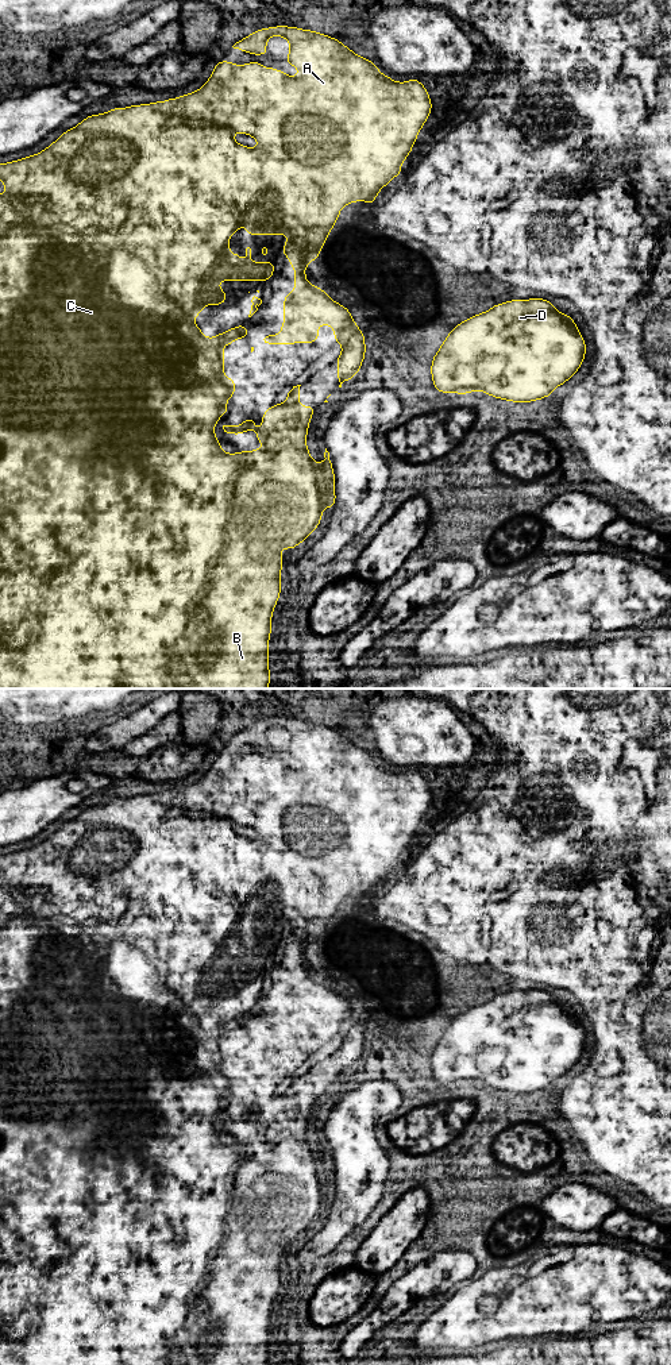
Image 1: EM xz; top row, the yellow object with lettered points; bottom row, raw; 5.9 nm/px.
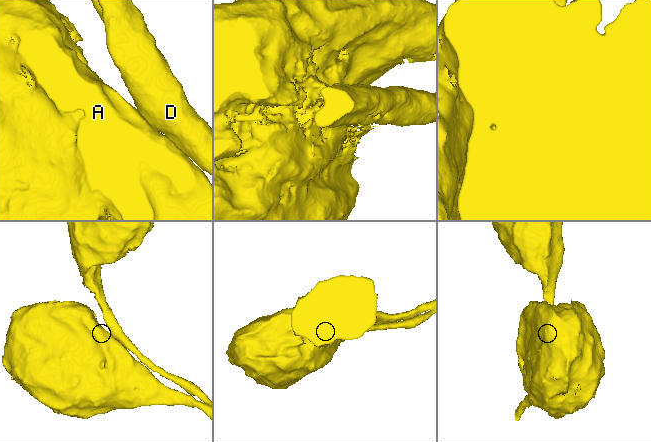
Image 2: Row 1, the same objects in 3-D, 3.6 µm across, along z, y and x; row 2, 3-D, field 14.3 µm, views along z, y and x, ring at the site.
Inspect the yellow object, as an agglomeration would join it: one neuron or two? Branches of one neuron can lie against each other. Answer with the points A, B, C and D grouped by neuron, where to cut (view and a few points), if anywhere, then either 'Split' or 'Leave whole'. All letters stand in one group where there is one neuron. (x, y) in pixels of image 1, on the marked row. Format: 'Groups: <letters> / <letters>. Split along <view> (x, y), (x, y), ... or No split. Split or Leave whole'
Groups: A B C / D. Split along xz (478, 389), (454, 390). Split

